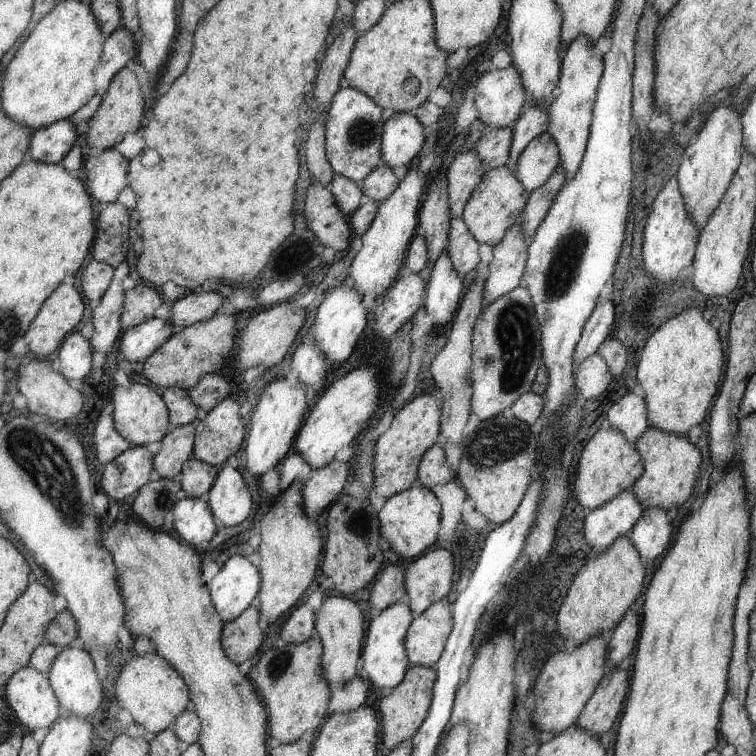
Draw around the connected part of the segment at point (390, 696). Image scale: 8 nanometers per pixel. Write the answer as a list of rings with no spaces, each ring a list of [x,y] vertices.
[[[410,665],[405,679],[397,684],[396,688],[387,691],[387,695],[380,700],[380,716],[383,716],[384,737],[383,743],[388,752],[398,748],[400,744],[412,739],[416,731],[424,724],[432,704],[432,686],[438,674],[434,668],[426,668],[418,665]]]

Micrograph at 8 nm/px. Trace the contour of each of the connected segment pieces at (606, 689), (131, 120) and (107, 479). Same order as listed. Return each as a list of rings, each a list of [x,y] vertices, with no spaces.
[[[623,668],[609,669],[578,718],[578,726],[595,735],[608,732],[618,720],[628,694],[628,674]]]
[[[123,68],[108,87],[103,102],[99,104],[98,110],[88,120],[89,130],[86,136],[87,145],[90,148],[107,151],[124,140],[124,137],[135,130],[140,129],[144,116],[144,96],[140,92],[138,78],[132,70]]]
[[[131,446],[112,462],[105,464],[101,484],[112,506],[120,504],[126,496],[132,496],[134,492],[154,478],[156,470],[154,462],[155,456],[146,447]]]

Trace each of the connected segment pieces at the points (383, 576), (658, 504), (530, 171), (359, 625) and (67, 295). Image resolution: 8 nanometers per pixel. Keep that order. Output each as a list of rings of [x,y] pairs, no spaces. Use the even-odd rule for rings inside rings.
[[[392,564],[380,571],[375,583],[372,584],[370,604],[382,610],[394,603],[405,601],[407,589],[405,584],[405,564],[400,568]]]
[[[650,427],[636,442],[635,447],[643,457],[643,476],[638,480],[631,492],[643,505],[644,510],[661,509],[676,511],[694,492],[696,472],[700,468],[702,456],[696,446],[692,446],[686,438]]]
[[[546,131],[528,143],[516,161],[514,171],[531,193],[551,178],[560,162],[562,156],[558,144]]]
[[[330,595],[323,598],[322,605],[316,611],[316,632],[323,643],[323,668],[325,676],[333,683],[351,683],[356,676],[356,664],[360,658],[362,650],[362,640],[364,640],[364,618],[356,602],[350,598],[338,595]]]
[[[65,282],[39,311],[36,324],[23,337],[36,358],[53,358],[54,350],[58,350],[66,334],[82,320],[84,300],[74,286]]]

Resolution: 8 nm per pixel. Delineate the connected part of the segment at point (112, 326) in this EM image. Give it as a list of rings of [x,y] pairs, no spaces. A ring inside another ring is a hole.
[[[124,259],[117,267],[112,280],[111,286],[107,288],[107,292],[100,301],[99,306],[93,310],[91,326],[94,326],[93,336],[91,338],[92,346],[97,350],[98,357],[102,362],[102,358],[110,356],[116,340],[121,337],[123,333],[123,328],[121,327],[121,316],[124,312],[124,299],[125,291],[122,287],[122,281],[130,274],[130,266],[126,259]]]

